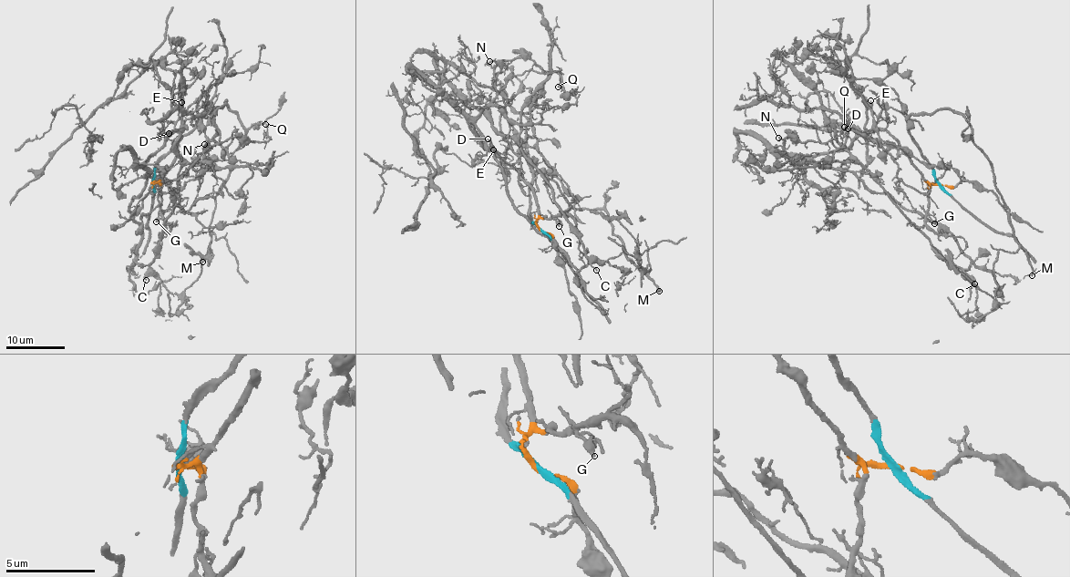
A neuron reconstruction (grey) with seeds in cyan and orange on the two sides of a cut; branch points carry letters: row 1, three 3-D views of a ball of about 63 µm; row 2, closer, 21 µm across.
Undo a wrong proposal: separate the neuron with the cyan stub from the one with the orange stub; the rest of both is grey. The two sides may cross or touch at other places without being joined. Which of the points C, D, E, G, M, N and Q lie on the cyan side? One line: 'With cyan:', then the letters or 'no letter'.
With cyan: M

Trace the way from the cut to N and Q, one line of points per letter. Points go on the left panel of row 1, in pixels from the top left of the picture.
N: (153, 182), (174, 159), (180, 138), (168, 132), (145, 164), (169, 180), (183, 174), (210, 145), (203, 144)
Q: (153, 182), (180, 138), (168, 132), (146, 165), (175, 180), (216, 145), (236, 137), (267, 141), (265, 124)

